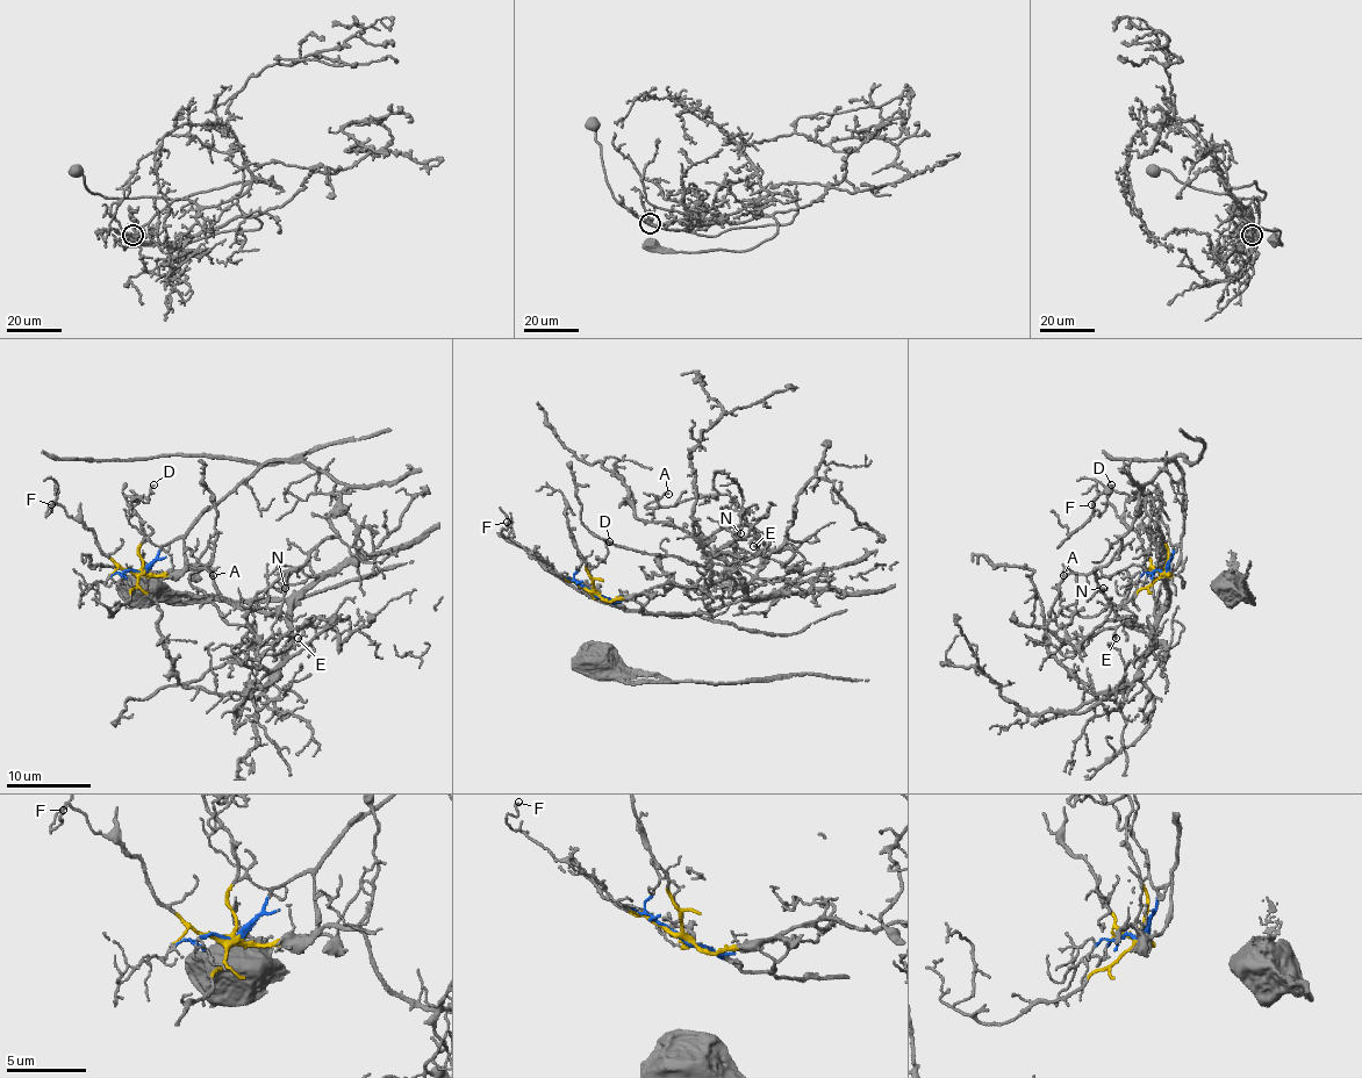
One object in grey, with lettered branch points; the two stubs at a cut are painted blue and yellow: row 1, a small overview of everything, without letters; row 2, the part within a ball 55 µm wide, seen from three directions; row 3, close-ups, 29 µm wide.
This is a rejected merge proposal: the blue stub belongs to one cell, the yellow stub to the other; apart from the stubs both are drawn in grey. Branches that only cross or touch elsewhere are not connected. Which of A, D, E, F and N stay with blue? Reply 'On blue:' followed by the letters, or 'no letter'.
On blue: N

